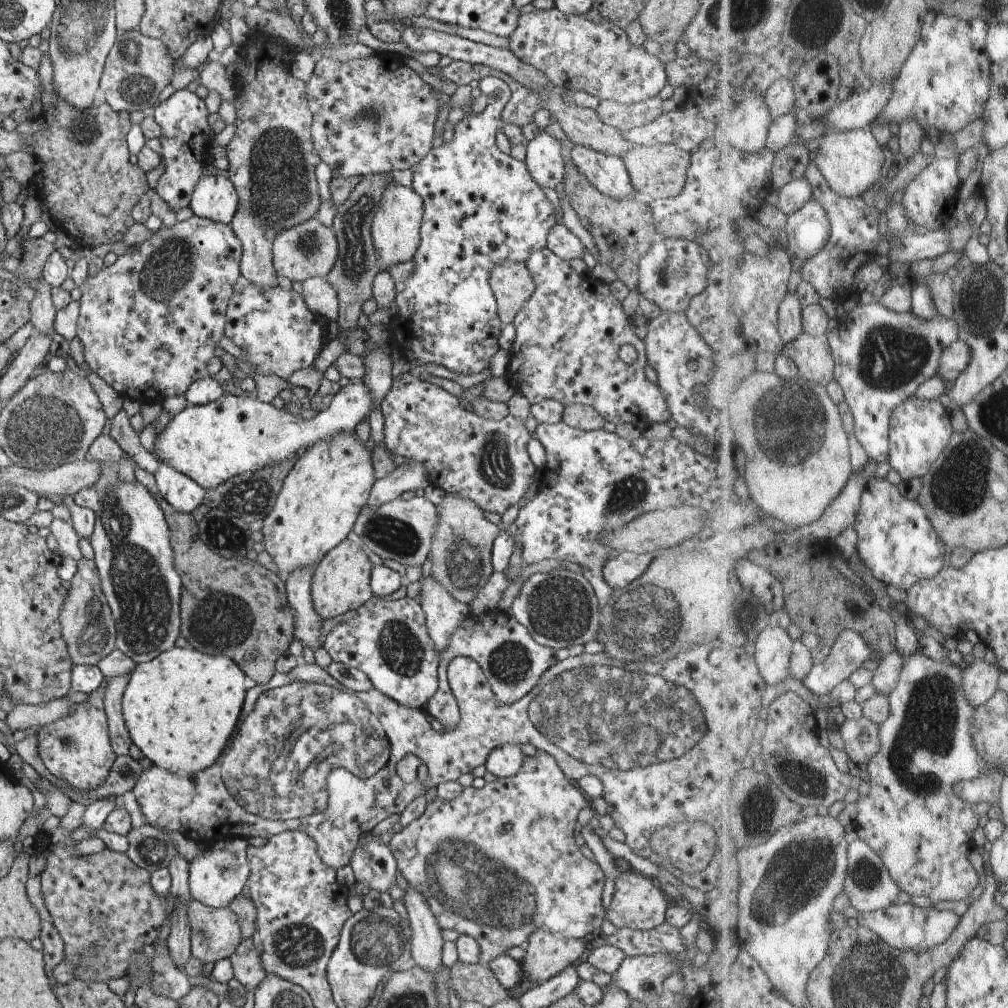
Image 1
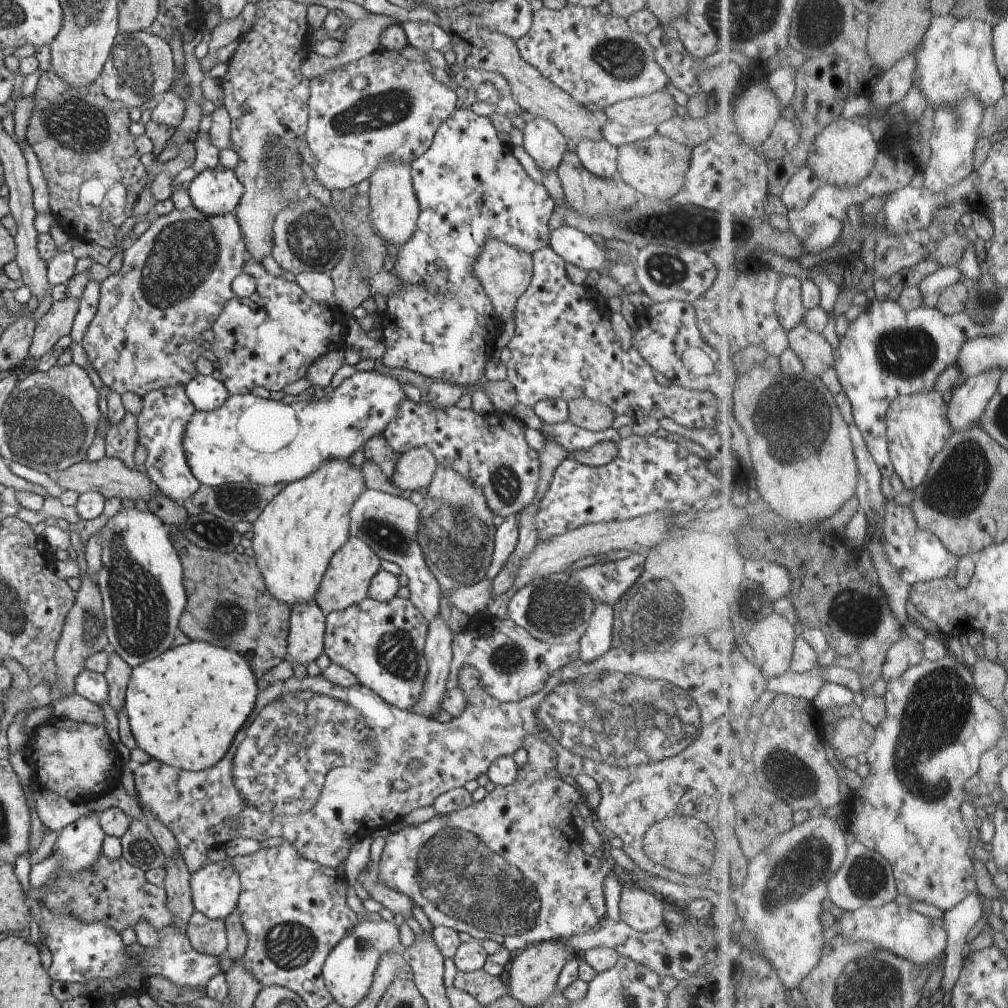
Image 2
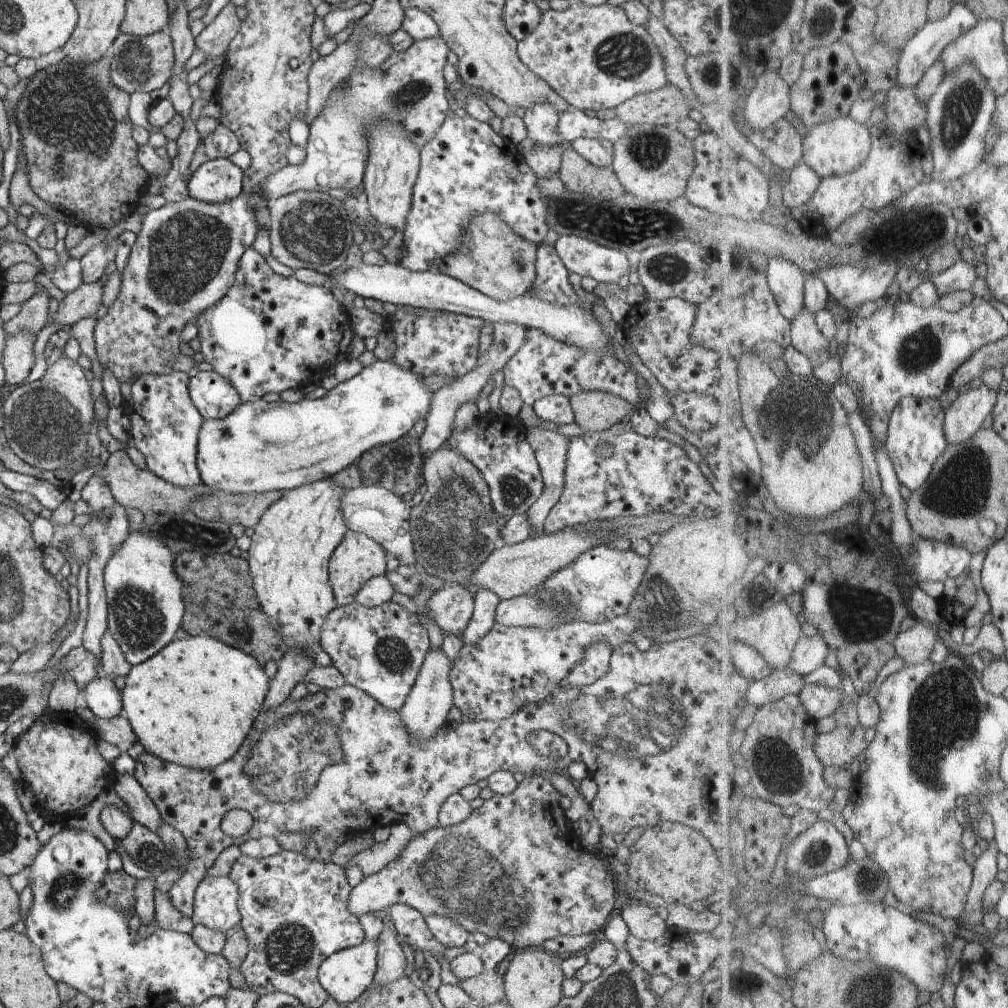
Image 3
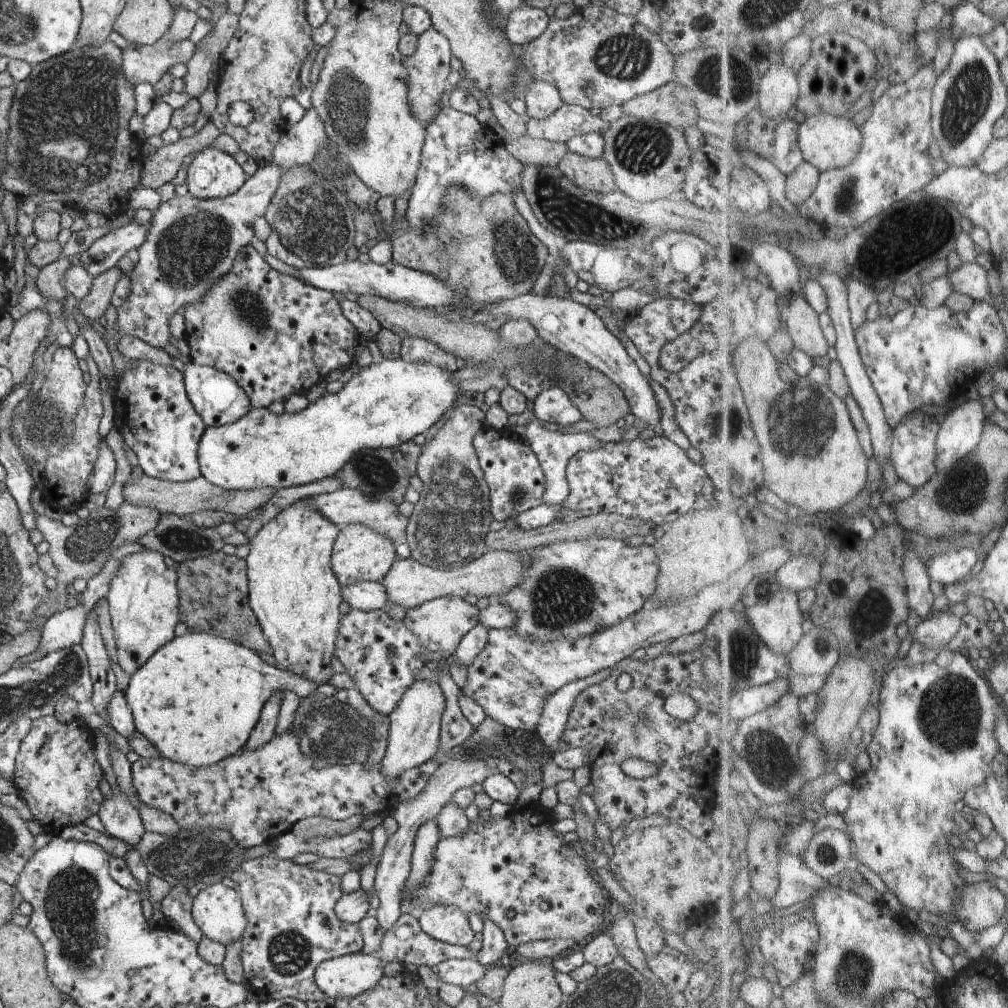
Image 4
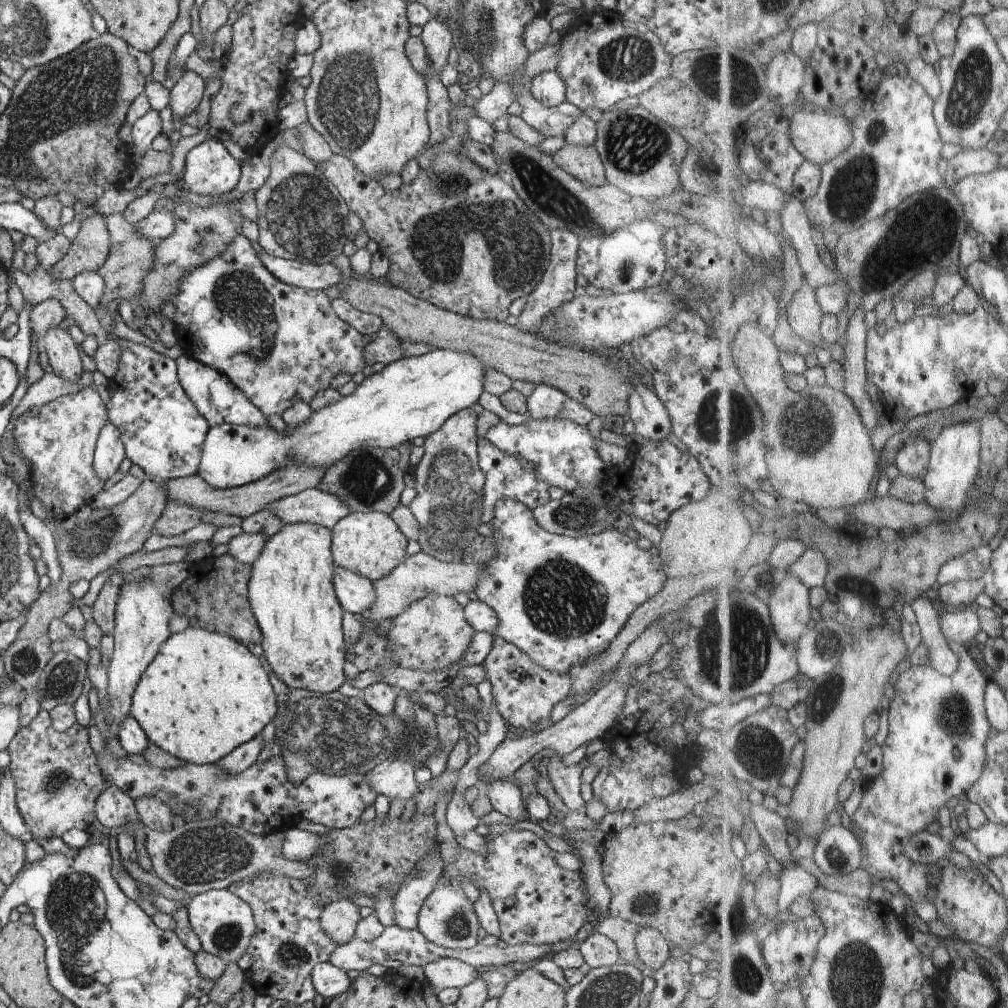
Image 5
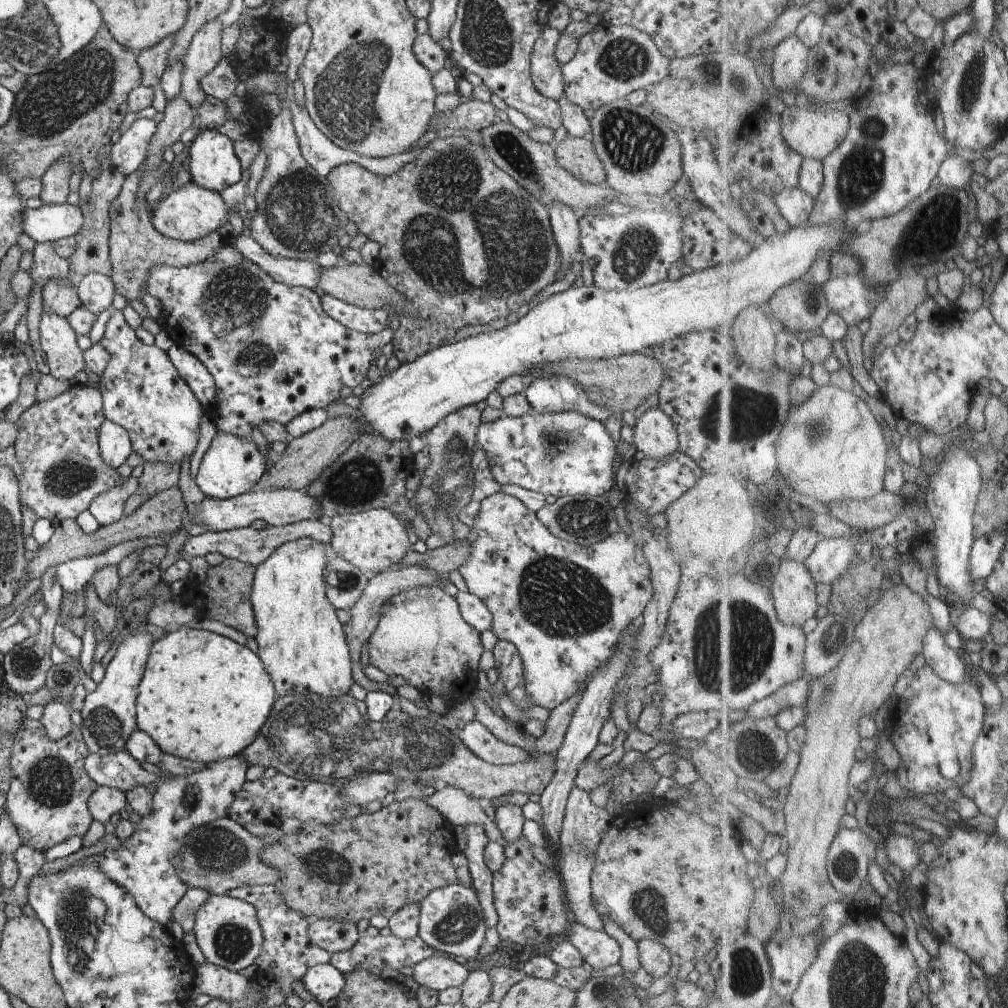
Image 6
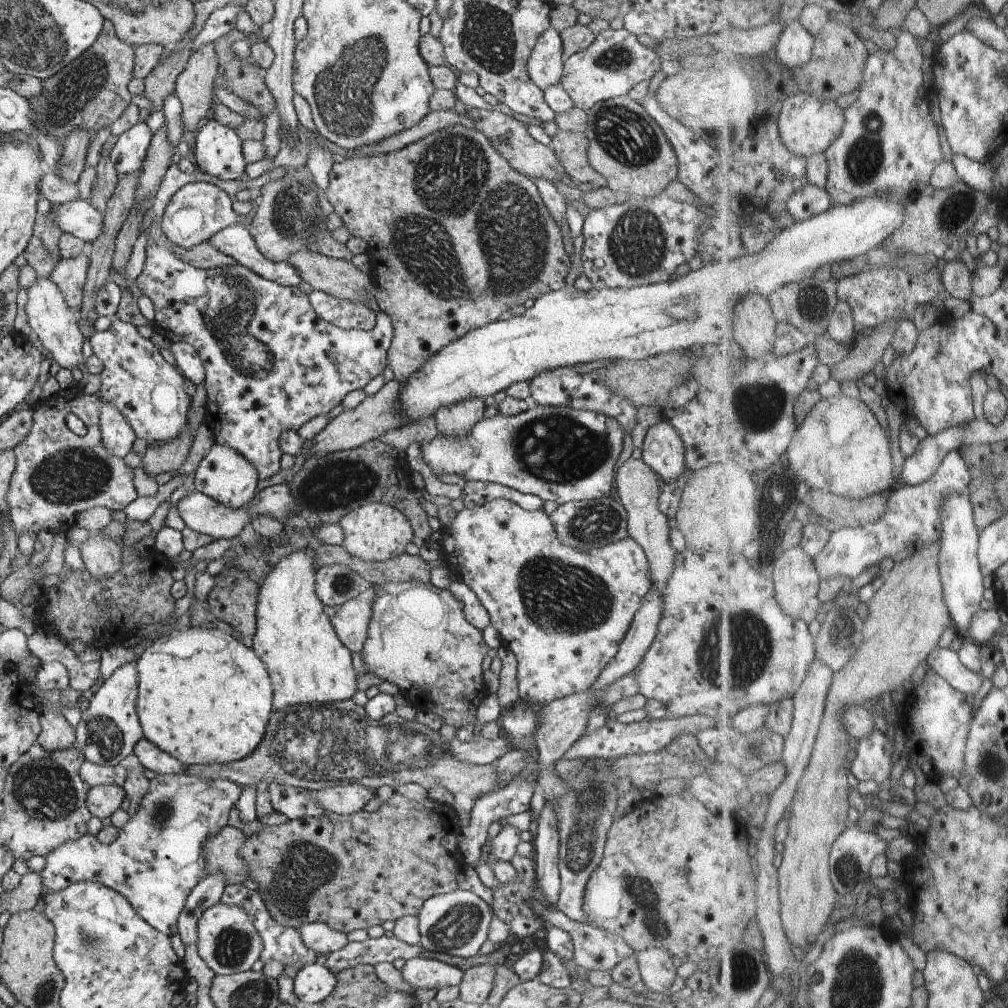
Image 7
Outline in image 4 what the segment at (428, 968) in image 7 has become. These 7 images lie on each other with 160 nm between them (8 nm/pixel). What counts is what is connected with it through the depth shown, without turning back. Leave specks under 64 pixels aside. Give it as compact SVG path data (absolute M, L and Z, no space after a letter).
M449 959L436 969L440 983L454 984L466 990L484 977L487 969L478 960Z

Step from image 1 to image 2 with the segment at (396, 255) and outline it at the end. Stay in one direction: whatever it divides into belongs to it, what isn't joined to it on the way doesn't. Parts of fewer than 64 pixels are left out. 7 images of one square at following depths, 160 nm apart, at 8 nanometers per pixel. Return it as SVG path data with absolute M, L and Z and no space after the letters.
M386 160L370 176L370 191L367 195L372 220L374 220L373 224L376 226L380 237L386 240L388 244L395 246L396 249L410 240L420 215L418 200L416 200L412 186L411 170L410 162L394 162L394 160L390 162L390 160Z

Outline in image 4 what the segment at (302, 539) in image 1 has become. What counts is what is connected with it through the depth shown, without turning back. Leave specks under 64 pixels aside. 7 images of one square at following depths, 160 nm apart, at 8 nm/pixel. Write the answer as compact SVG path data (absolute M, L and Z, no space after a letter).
M301 499L294 502L292 506L284 508L274 520L268 522L262 530L250 540L250 552L247 562L247 580L249 586L249 606L257 617L258 623L262 628L262 632L268 644L270 644L271 654L275 658L275 666L286 672L292 672L296 676L304 676L306 680L310 680L312 684L318 684L318 686L326 683L330 683L334 670L332 669L332 660L335 657L334 648L336 648L336 640L338 640L338 630L340 630L341 613L340 604L342 604L343 597L341 596L341 587L334 576L334 572L331 568L331 555L334 547L334 542L338 537L339 527L330 523L330 520L326 520L322 514L318 514L312 504L308 502L308 499Z

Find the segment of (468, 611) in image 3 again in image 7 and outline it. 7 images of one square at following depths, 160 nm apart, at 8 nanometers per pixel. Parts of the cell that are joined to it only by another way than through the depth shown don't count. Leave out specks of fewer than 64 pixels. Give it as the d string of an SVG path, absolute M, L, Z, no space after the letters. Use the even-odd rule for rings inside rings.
M378 580L378 588L376 588L376 596L374 596L373 615L369 624L367 632L367 640L363 649L361 650L361 657L363 658L369 672L376 674L388 682L394 682L399 687L400 693L402 693L411 704L416 704L420 710L426 710L437 713L443 720L442 724L451 724L458 729L461 726L474 726L477 721L477 706L481 703L480 694L482 694L482 688L484 688L482 662L488 654L489 647L484 642L482 637L482 631L476 628L473 624L470 624L465 617L462 610L462 605L454 598L454 595L445 589L437 589L430 583L423 583L422 581L405 581L405 582L384 582ZM434 684L446 684L442 690L434 688ZM428 686L428 688L424 688ZM424 692L438 692L440 696L424 696Z

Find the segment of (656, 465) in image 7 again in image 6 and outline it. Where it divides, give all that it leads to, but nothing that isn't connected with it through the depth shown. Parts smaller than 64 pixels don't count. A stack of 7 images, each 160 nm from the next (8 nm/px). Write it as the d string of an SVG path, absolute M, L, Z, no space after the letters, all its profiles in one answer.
M658 406L633 421L633 444L649 459L669 457L679 448L678 433L670 417Z

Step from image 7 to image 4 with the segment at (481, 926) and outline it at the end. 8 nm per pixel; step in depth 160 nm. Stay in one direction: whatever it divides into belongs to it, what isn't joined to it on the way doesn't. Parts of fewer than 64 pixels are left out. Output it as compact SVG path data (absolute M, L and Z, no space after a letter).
M435 905L417 915L422 931L435 940L468 947L473 941L467 914L454 906Z

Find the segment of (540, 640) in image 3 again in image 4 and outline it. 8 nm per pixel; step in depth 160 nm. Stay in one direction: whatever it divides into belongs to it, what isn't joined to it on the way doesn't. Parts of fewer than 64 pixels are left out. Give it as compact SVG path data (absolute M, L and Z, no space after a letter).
M698 592L691 601L673 606L643 608L634 616L590 636L576 640L559 640L543 645L538 641L522 640L513 628L490 629L488 644L482 654L467 666L468 678L461 694L475 705L482 706L486 715L503 724L513 735L518 731L537 729L546 700L566 684L594 676L596 672L612 669L620 660L632 657L636 650L701 631L713 616L718 596Z

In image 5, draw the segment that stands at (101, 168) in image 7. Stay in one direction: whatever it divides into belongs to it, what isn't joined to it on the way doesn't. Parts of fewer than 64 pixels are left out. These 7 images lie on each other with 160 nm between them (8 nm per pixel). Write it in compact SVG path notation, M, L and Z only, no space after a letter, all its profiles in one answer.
M101 216L82 222L69 253L49 269L56 281L73 280L82 271L97 271L107 259L111 238Z

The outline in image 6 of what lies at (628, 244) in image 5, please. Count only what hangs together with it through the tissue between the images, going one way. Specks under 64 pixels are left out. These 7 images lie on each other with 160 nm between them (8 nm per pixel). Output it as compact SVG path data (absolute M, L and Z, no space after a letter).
M633 210L627 215L610 217L586 215L579 219L579 254L577 260L592 264L594 285L605 291L624 291L626 289L641 289L668 279L668 270L682 256L682 218L676 214L668 214L662 210L644 212Z

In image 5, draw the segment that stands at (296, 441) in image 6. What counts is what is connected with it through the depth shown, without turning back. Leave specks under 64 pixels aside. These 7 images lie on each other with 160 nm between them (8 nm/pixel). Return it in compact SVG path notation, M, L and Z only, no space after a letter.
M307 465L284 466L280 472L270 473L263 479L248 483L233 489L217 489L208 484L200 475L192 478L177 478L165 482L165 492L168 501L174 501L191 506L201 511L220 511L234 514L245 519L264 508L270 506L280 497L295 495L304 489L313 489L319 485L326 468L308 467Z

